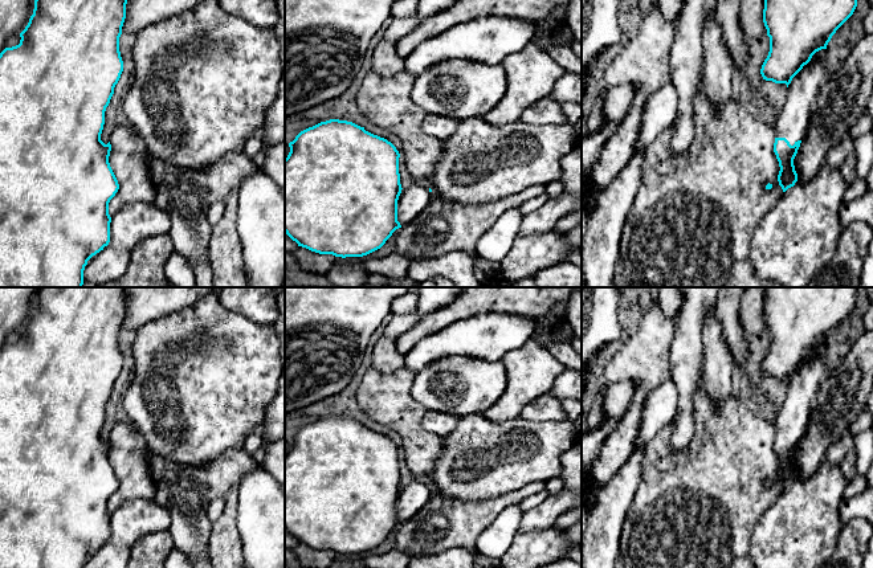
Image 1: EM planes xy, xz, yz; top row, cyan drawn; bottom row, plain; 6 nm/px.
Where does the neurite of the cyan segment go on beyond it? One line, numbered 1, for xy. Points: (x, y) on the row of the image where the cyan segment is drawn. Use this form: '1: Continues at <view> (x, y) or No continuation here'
1: No continuation here

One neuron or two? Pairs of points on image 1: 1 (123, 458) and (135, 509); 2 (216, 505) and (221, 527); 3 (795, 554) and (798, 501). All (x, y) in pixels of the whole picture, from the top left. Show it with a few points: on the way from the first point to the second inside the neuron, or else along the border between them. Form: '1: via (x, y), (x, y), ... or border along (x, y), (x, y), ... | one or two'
1: border along (153, 499), (126, 499), (111, 514) | two
2: border along (224, 498), (224, 510), (211, 524) | two
3: via (798, 540), (798, 514) | one

